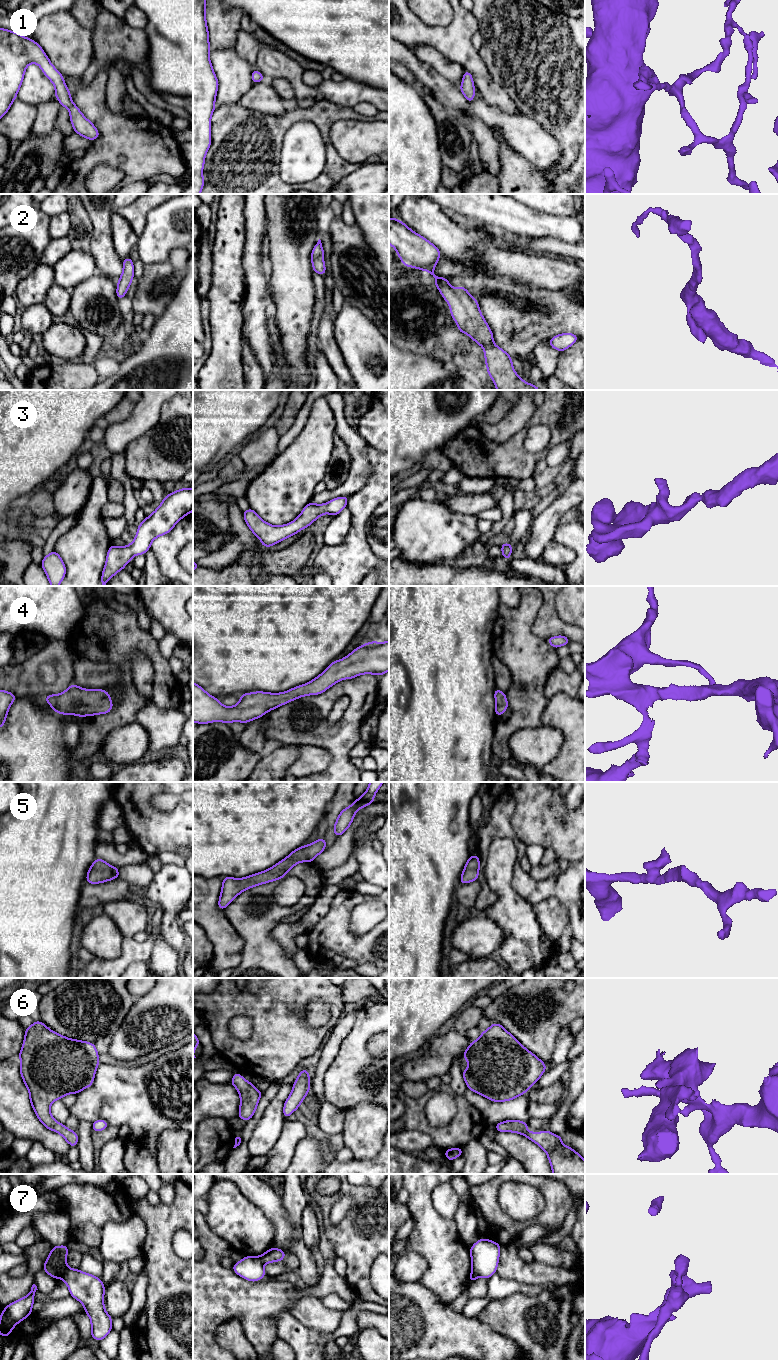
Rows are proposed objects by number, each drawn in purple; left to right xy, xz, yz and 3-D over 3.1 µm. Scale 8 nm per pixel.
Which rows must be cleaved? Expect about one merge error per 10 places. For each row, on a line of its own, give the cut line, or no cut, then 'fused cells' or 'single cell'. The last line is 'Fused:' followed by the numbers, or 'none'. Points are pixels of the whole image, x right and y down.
1: no cut; single cell
2: no cut; single cell
3: no cut; single cell
4: no cut; single cell
5: no cut; single cell
6: no cut; single cell
7: cut in xy along (68, 1268), (61, 1277); fused cells
Fused: 7

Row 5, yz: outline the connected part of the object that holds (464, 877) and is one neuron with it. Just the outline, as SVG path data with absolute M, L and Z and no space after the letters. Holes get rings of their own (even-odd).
M471 855L466 862L460 877L460 884L467 884L472 881L478 880L480 868L480 860L478 855Z

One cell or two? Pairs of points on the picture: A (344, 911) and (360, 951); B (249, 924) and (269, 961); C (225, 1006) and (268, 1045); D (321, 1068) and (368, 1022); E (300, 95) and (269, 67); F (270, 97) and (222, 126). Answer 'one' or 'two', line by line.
A: one
B: one
C: one
D: two
E: one
F: two

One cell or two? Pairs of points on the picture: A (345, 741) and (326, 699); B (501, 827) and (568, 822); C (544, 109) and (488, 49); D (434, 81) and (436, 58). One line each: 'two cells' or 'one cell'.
A: one cell
B: two cells
C: one cell
D: two cells

